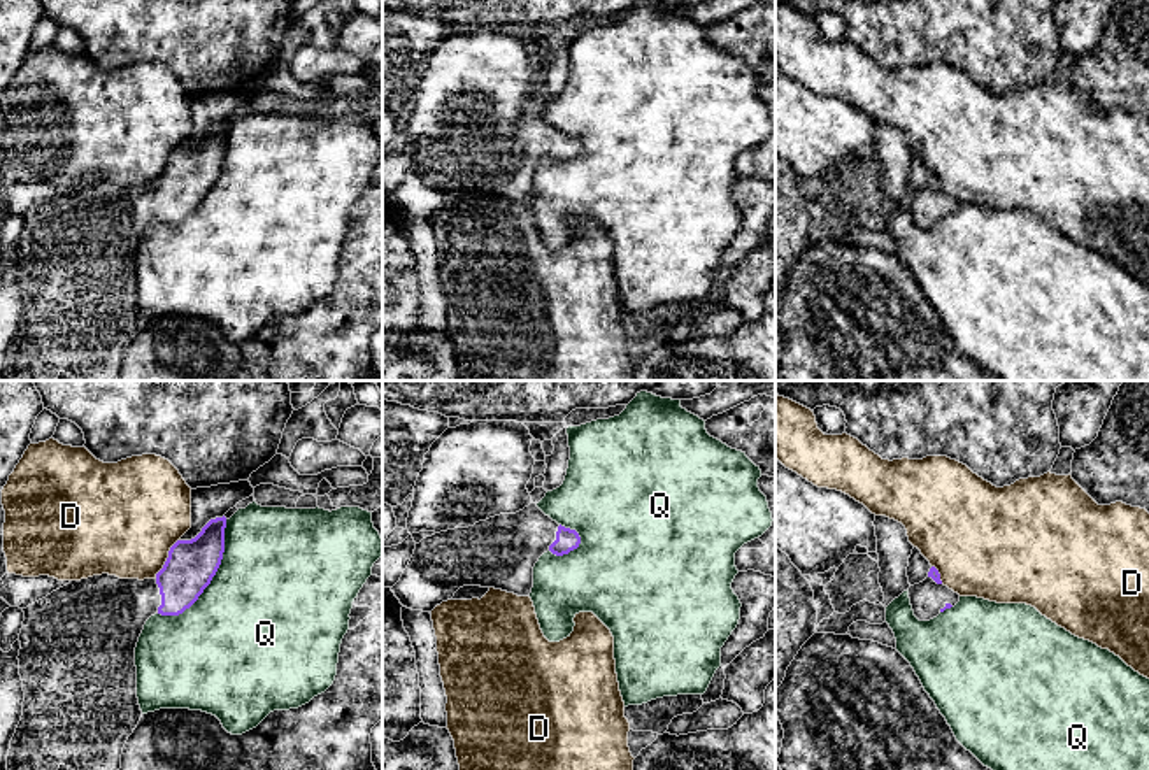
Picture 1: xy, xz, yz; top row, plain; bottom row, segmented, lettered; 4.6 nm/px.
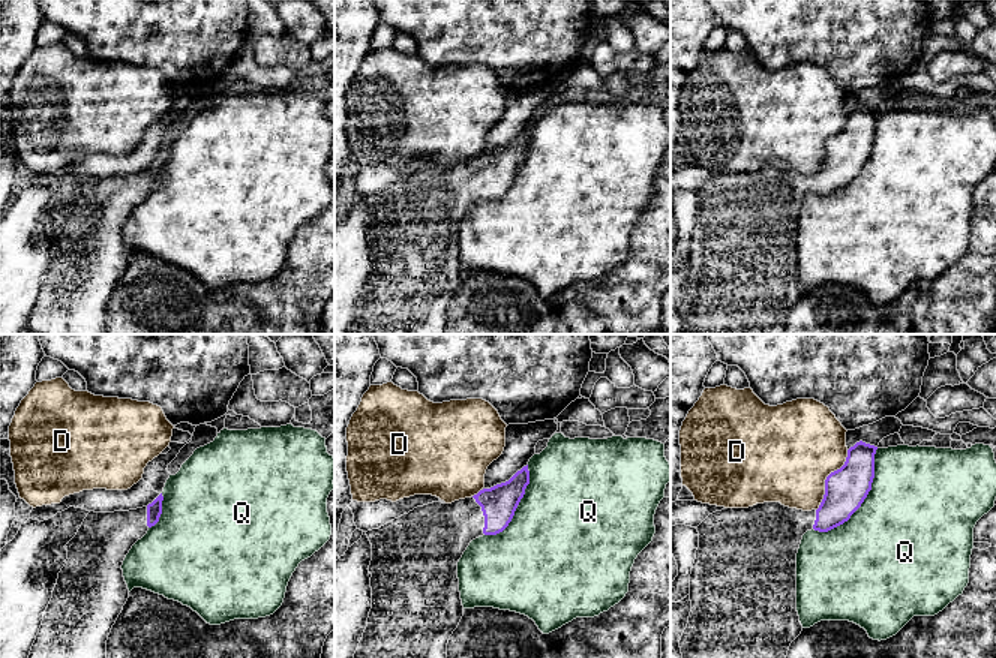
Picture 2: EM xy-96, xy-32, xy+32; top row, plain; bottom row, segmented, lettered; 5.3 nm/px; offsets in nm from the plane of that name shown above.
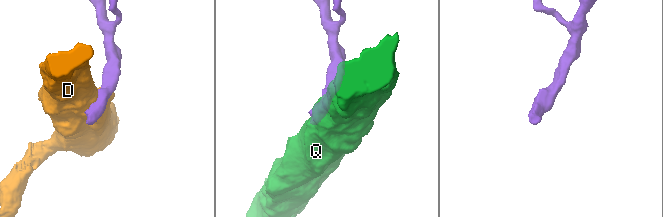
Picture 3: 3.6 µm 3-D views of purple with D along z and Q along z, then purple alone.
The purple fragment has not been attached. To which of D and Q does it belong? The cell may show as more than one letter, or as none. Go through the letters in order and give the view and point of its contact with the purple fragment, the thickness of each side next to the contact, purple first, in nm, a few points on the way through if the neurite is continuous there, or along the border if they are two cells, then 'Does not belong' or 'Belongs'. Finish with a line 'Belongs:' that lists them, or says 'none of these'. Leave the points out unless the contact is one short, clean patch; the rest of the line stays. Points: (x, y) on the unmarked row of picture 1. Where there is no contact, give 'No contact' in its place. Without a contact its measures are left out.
D: Touches purple at xy (167, 165). Thickness 220 nm (purple) against 480 nm. Does not belong
Q: Touches purple at xy (211, 186). Thickness 220 nm (purple) against 500 nm. Does not belong
Belongs: none of these

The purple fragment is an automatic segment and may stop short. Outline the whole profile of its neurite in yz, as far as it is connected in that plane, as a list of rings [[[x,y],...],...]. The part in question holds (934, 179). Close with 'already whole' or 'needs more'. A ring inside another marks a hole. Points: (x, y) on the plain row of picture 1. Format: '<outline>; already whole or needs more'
[[[935,174],[923,189],[909,195],[909,205],[919,228],[930,228],[960,209],[960,202],[942,191]]]; needs more

